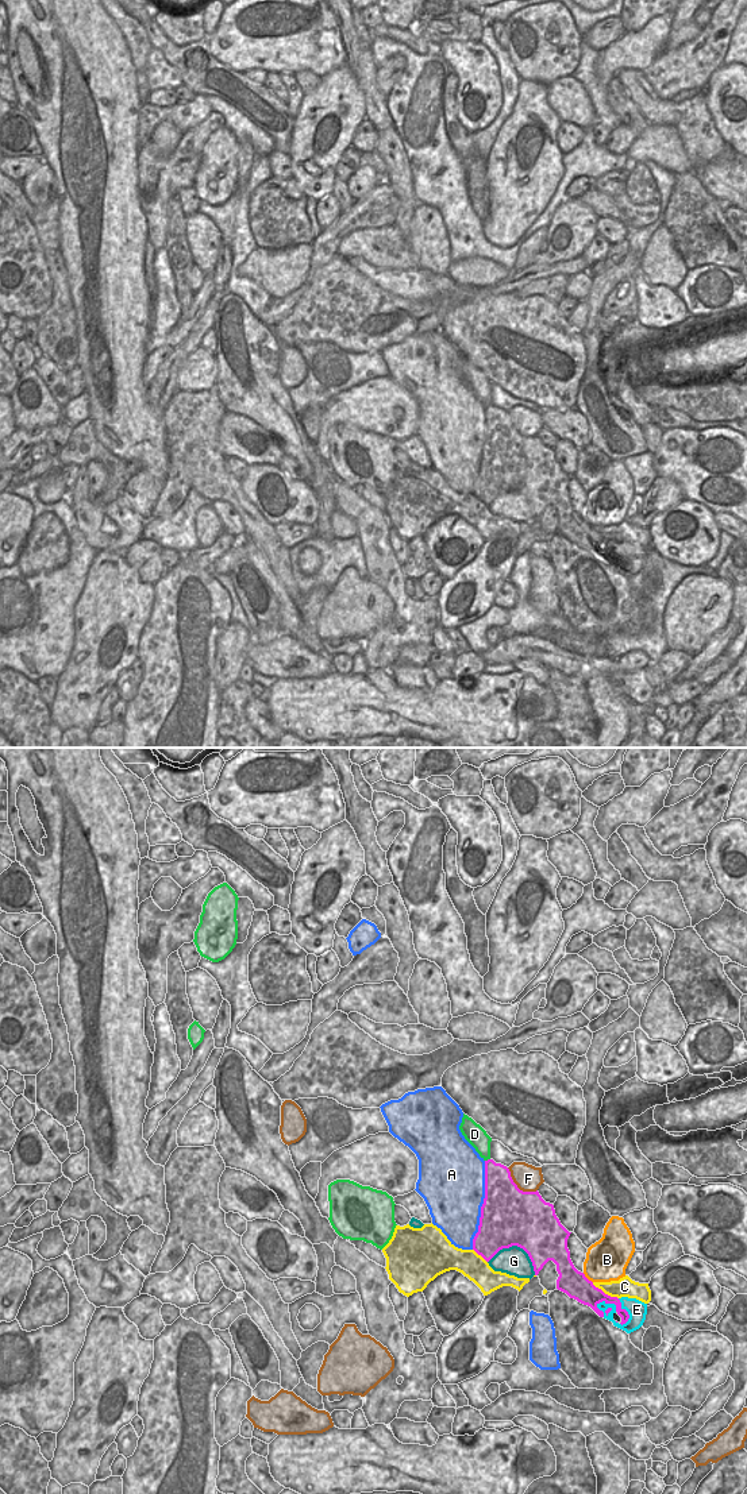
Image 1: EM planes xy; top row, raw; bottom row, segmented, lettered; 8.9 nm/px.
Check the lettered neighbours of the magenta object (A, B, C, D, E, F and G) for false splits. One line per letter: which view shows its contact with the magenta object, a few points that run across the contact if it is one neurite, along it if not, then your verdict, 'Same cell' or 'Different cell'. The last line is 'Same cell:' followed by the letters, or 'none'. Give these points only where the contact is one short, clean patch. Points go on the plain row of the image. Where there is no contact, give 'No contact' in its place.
A: Touches magenta in xy. Different cell
B: Touches magenta in xy. Line: xy (582, 517), (592, 527). Different cell
C: Touches magenta in xy. Different cell
D: Touches magenta in xy. Line: xy (489, 402), (485, 405). Different cell
E: Touches magenta in xy. Line: xy (584, 535), (599, 545), (608, 547), (619, 570), (635, 552). Same cell
F: Touches magenta in xy. Different cell
G: Touches magenta in xy. Different cell
Same cell: E

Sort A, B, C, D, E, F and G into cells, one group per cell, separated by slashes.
A / B / C / D / E / F / G

